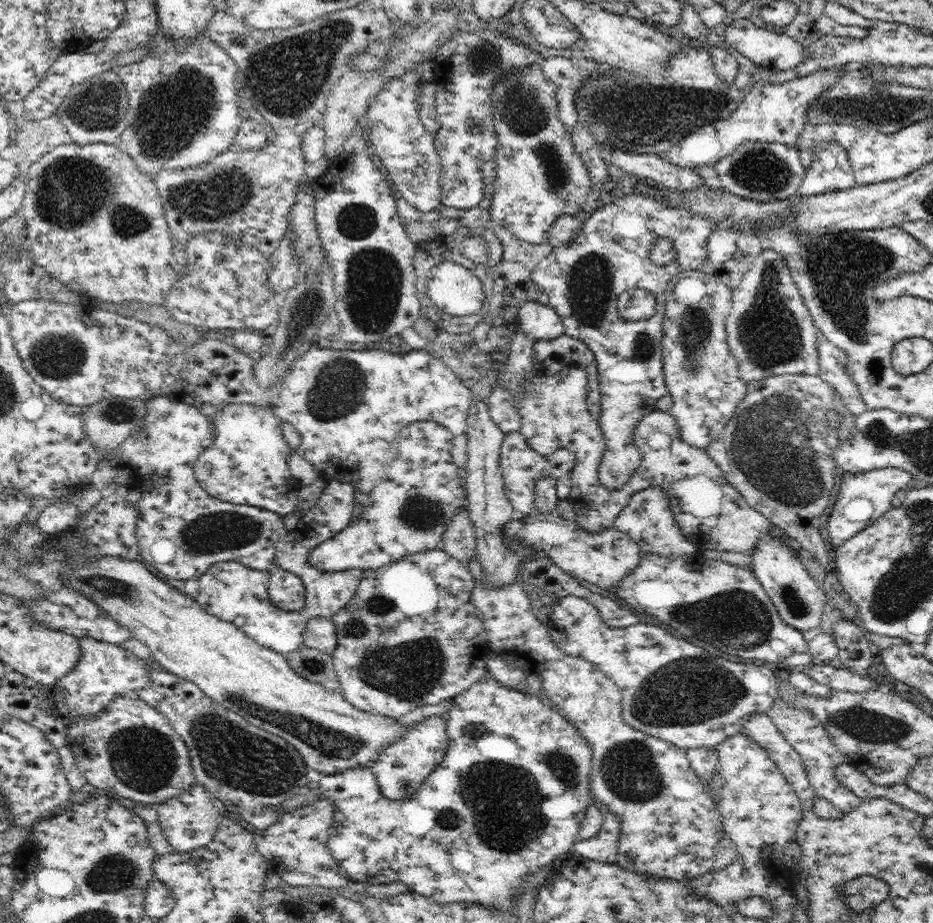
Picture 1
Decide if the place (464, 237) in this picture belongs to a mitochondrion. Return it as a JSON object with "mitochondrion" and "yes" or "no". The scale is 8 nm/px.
{"mitochondrion":"no"}

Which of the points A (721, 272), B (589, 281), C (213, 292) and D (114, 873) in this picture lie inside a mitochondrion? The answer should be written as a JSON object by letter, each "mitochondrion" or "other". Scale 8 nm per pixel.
{"A":"other","B":"mitochondrion","C":"other","D":"mitochondrion"}

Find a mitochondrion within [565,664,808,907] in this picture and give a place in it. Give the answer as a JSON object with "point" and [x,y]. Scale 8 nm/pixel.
{"point":[629,769]}

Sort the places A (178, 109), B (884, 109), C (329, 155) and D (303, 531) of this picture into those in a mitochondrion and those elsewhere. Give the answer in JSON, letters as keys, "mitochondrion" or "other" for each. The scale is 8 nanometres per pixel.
{"A":"mitochondrion","B":"mitochondrion","C":"other","D":"other"}

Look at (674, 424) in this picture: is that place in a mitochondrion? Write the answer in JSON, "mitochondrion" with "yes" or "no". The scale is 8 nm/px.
{"mitochondrion":"no"}

